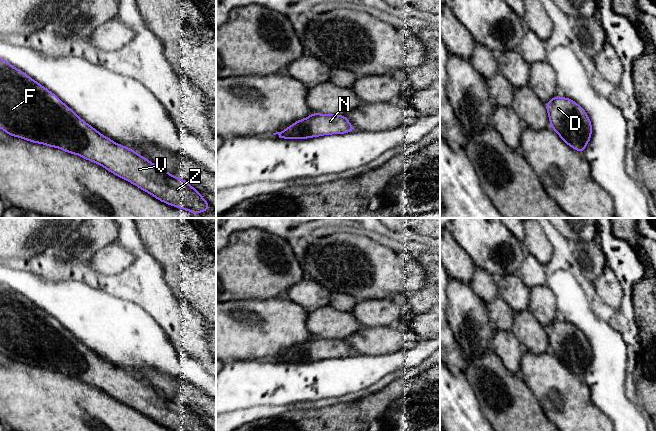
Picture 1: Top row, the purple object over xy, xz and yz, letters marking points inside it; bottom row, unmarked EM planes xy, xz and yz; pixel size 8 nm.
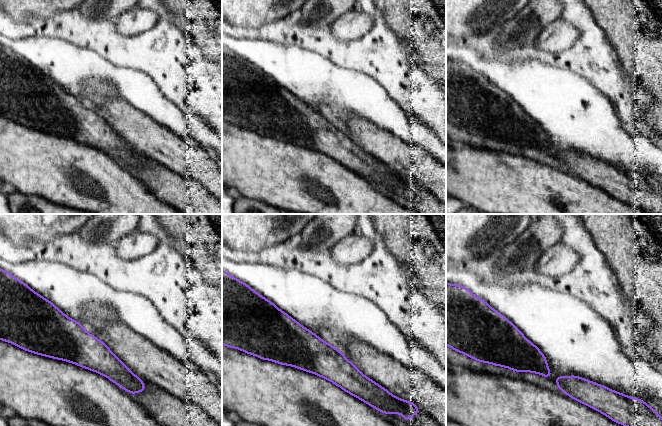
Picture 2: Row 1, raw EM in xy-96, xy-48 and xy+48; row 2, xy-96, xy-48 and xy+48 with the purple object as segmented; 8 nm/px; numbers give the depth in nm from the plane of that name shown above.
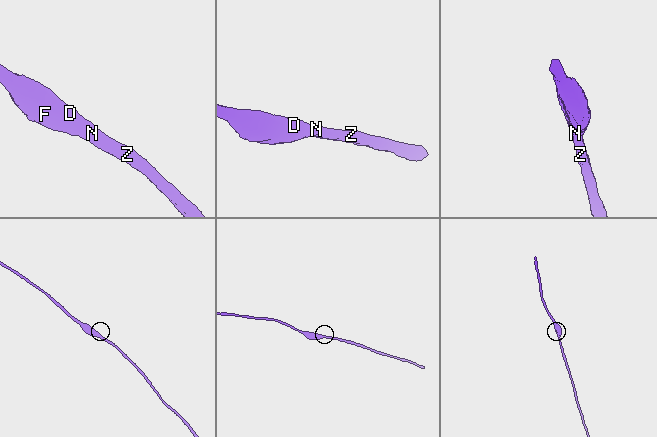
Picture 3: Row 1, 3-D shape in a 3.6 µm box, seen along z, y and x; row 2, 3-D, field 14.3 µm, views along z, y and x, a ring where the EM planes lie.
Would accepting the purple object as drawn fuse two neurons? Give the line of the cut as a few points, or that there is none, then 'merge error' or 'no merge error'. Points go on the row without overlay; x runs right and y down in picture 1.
no cut | no merge error

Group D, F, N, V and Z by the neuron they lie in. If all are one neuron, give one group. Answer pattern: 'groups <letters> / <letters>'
groups D F N V Z

